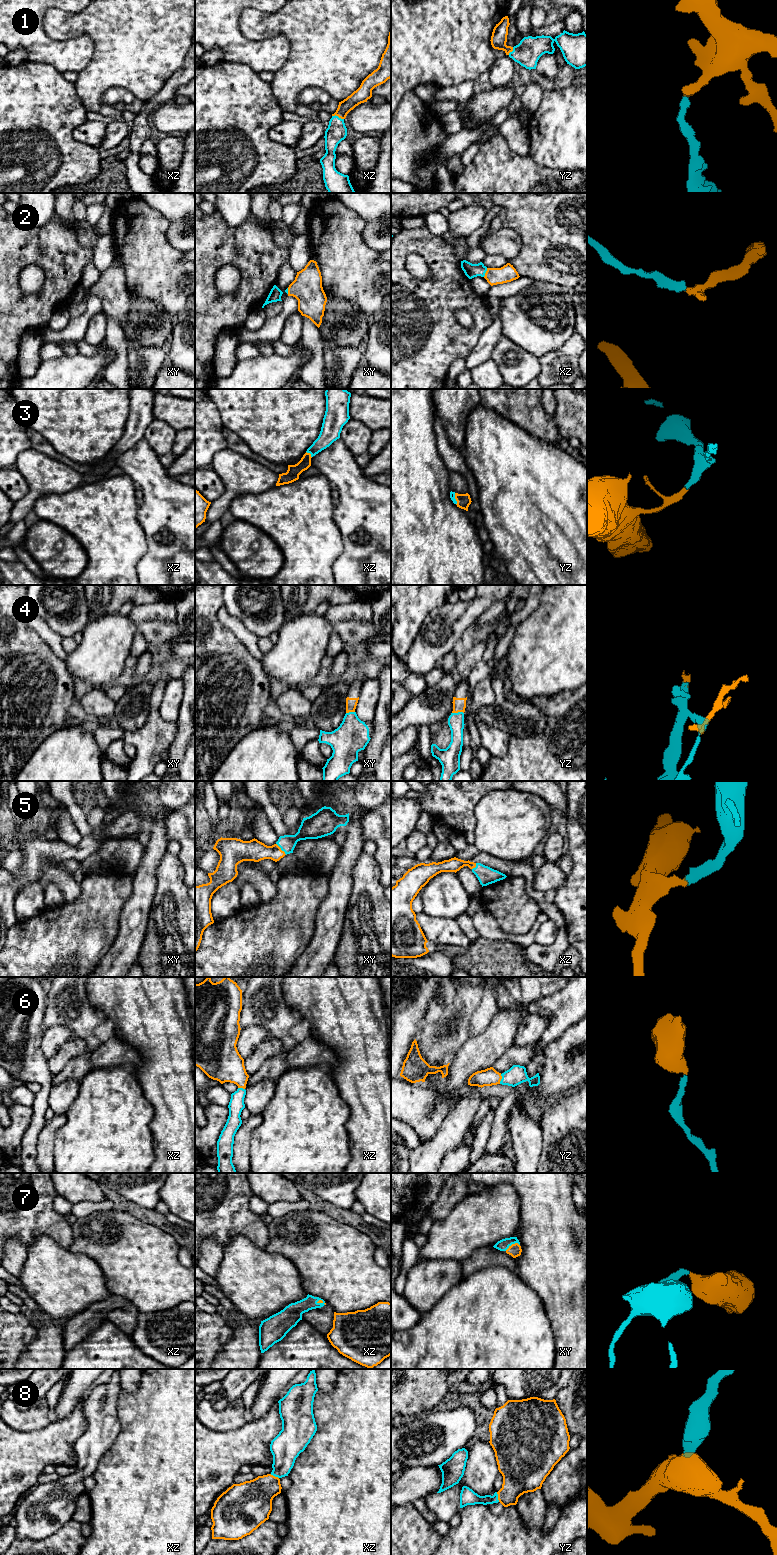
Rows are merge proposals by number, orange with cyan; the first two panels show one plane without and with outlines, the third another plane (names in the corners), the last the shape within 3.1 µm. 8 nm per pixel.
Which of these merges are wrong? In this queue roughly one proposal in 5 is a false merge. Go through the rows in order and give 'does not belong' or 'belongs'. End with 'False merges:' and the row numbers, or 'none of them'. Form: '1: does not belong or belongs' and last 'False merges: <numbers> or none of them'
1: belongs
2: belongs
3: belongs
4: belongs
5: belongs
6: belongs
7: belongs
8: belongs
False merges: none of them

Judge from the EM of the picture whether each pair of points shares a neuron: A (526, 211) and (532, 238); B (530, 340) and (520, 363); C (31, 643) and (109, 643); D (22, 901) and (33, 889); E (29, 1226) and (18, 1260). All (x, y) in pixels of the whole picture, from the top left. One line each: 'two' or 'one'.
A: one
B: two
C: two
D: one
E: two

